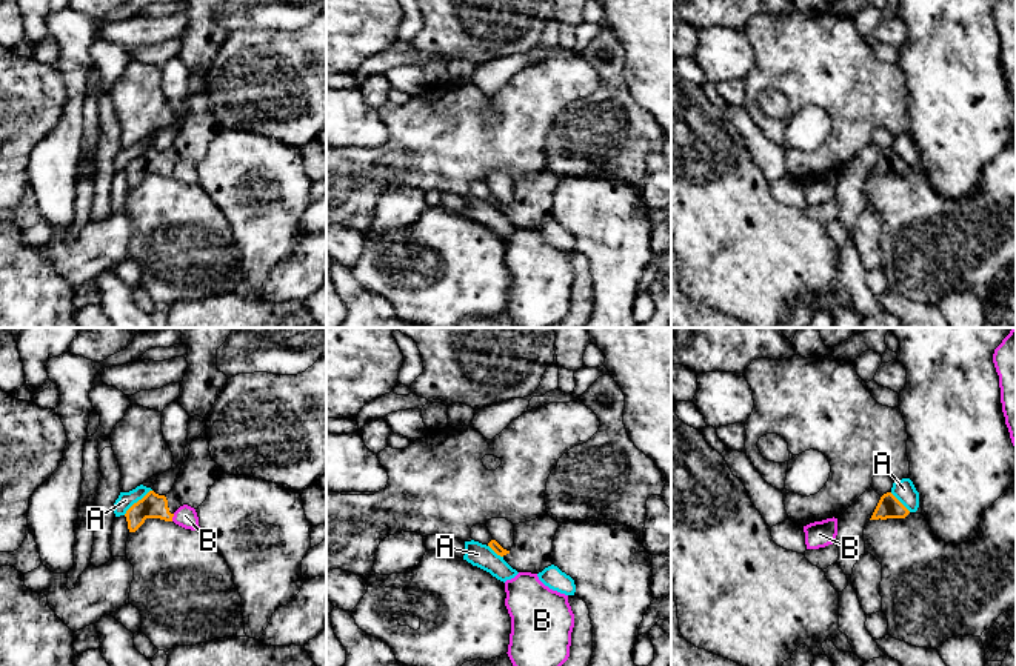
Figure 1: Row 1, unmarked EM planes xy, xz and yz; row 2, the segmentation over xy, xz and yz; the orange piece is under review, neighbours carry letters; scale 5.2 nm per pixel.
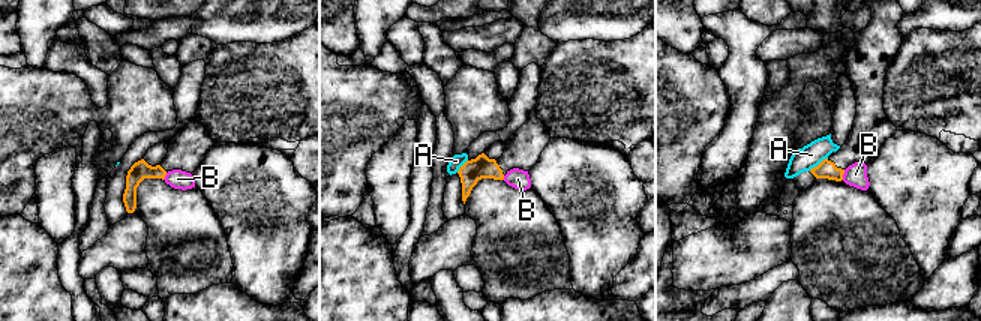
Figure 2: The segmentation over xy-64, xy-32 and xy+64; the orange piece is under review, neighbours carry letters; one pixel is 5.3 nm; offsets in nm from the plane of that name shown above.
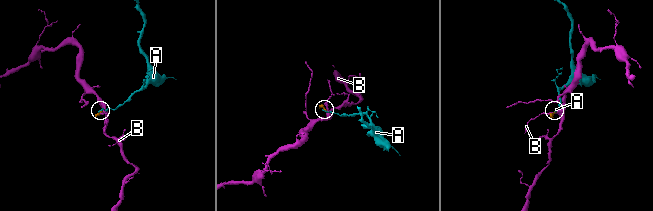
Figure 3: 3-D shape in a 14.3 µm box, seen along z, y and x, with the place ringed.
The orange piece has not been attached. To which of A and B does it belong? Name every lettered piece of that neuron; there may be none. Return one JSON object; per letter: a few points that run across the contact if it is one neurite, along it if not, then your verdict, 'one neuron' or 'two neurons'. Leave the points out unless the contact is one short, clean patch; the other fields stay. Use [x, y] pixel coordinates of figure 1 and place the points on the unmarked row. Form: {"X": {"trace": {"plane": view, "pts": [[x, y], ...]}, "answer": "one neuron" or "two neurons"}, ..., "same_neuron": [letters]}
{"A": {"trace": {"plane": "xy", "pts": [[151, 145], [123, 169]]}, "answer": "two neurons"}, "B": {"answer": "two neurons"}, "same_neuron": []}

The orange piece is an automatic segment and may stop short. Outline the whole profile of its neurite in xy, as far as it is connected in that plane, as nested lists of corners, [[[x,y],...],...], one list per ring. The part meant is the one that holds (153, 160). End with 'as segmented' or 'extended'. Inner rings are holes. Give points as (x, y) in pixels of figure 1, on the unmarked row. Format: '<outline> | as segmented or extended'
[[[205,85],[191,98],[189,114],[182,122],[172,145],[166,151],[149,146],[126,166],[129,188],[135,188],[146,174],[172,177],[174,168],[183,160],[197,165],[206,155],[211,142],[220,131],[219,120],[211,114]]] | extended

